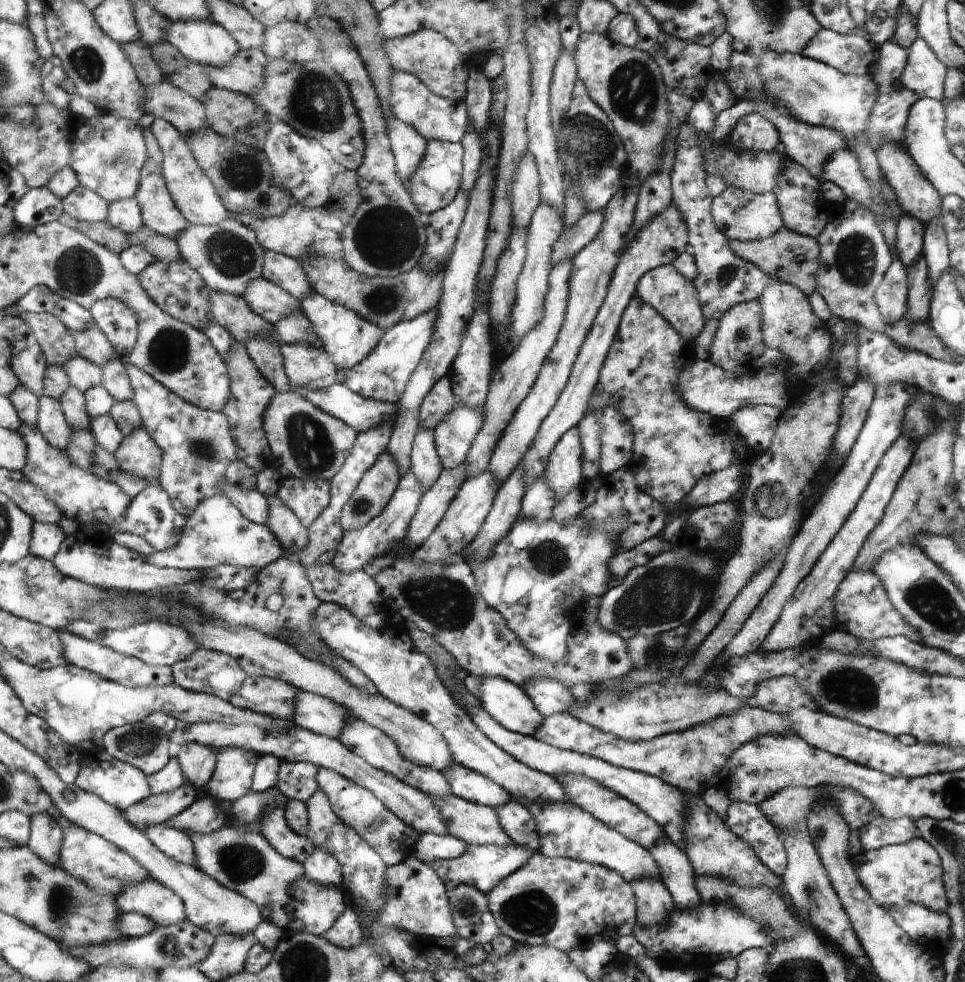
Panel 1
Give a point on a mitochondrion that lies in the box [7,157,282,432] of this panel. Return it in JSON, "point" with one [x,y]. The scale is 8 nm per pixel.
{"point":[78,271]}

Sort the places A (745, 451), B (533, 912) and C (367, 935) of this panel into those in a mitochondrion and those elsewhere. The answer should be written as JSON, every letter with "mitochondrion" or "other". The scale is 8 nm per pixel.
{"A":"other","B":"mitochondrion","C":"other"}

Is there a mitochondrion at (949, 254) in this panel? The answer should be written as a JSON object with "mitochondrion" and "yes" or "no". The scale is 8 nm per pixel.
{"mitochondrion":"no"}

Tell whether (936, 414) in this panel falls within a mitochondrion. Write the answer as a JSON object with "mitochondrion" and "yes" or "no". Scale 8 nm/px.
{"mitochondrion":"yes"}

